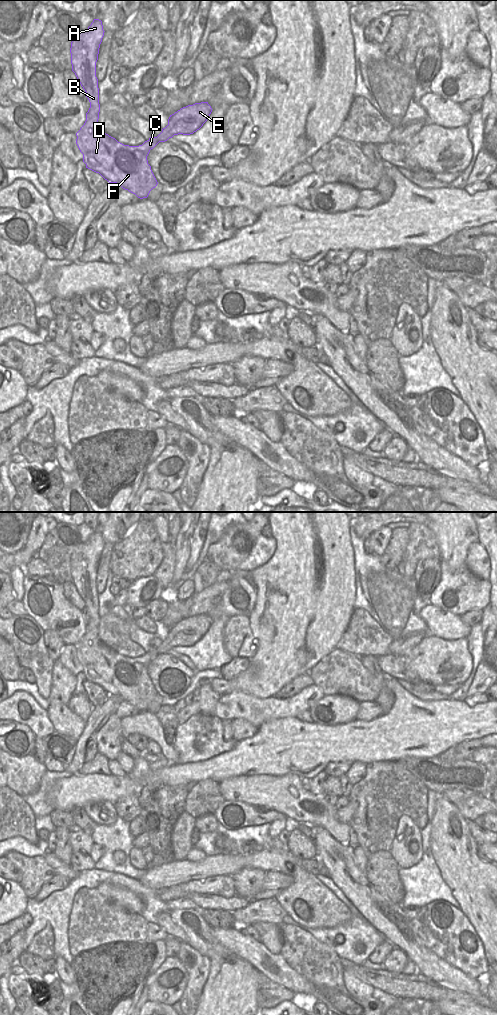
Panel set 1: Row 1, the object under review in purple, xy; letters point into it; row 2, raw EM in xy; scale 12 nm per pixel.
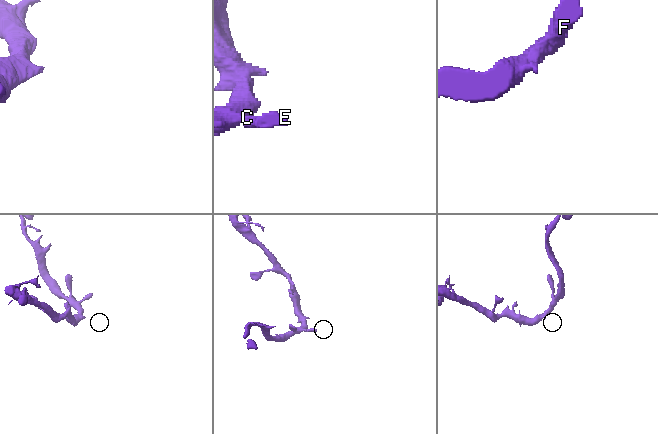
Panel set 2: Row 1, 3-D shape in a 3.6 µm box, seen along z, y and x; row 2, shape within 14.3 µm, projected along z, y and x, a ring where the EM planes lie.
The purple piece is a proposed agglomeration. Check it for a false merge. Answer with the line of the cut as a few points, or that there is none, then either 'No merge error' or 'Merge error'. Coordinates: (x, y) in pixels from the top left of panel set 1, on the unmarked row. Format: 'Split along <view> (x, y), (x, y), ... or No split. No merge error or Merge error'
No split. No merge error

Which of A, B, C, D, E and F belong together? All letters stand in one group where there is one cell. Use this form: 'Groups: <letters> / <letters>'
Groups: A B C D E F

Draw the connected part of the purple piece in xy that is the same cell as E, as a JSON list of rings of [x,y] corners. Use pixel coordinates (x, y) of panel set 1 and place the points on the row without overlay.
[[[94,531],[88,541],[71,554],[72,583],[90,614],[86,633],[76,645],[76,656],[83,666],[86,680],[143,711],[158,696],[147,672],[150,662],[174,647],[190,647],[199,642],[209,630],[212,620],[208,614],[181,620],[170,627],[168,637],[157,649],[150,649],[139,658],[124,657],[104,645],[98,638],[100,616],[96,589],[96,574],[104,544],[102,533]]]

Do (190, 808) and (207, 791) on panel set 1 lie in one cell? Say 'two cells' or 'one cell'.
one cell

